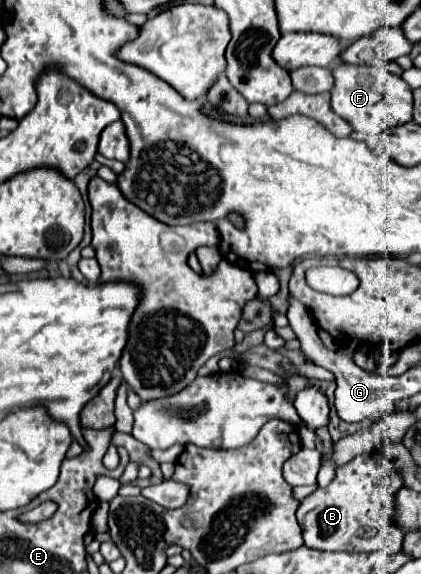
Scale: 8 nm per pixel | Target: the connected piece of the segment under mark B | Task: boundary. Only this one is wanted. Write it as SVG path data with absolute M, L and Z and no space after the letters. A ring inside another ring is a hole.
M373 450L355 456L351 462L337 468L329 486L301 500L297 520L303 528L305 546L327 552L401 552L405 532L393 524L393 496L401 486L401 476L381 452Z

